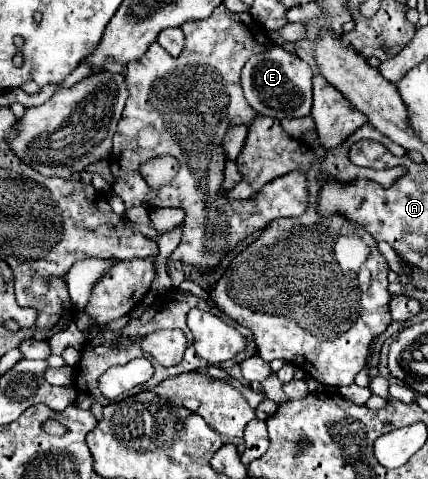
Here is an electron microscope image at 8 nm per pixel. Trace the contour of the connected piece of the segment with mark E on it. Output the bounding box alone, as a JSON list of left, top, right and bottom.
[242,46,312,120]

